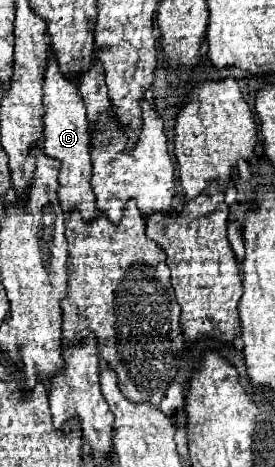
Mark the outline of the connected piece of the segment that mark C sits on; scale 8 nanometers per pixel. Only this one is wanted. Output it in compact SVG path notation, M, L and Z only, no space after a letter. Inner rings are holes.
M49 51L49 63L45 67L45 139L43 139L43 153L53 157L61 163L59 167L59 189L57 197L61 203L63 213L79 211L83 219L89 223L99 213L95 207L95 195L91 189L91 157L89 157L89 123L85 117L85 103L79 95L77 83L73 79L65 79L57 67L53 53Z

